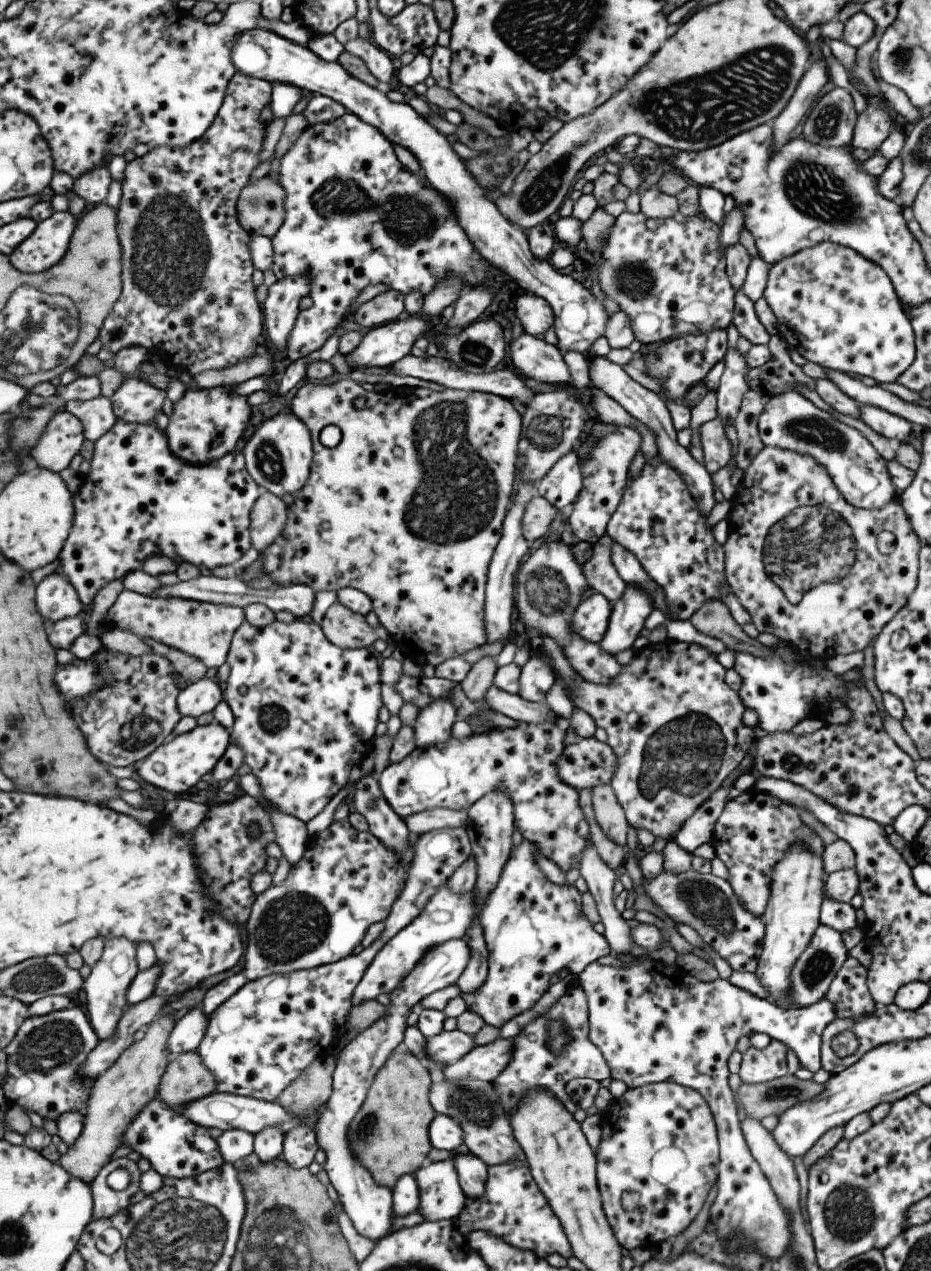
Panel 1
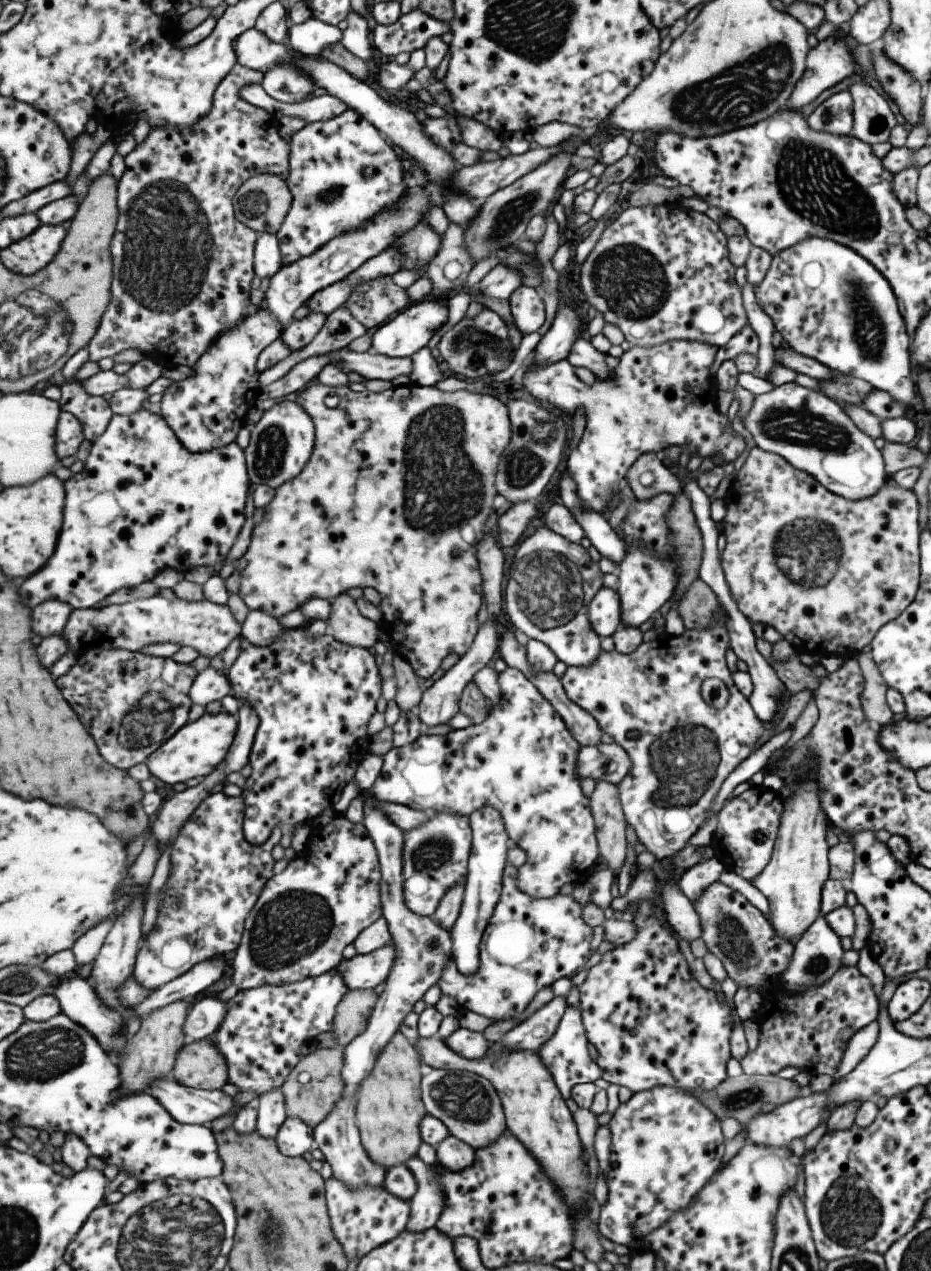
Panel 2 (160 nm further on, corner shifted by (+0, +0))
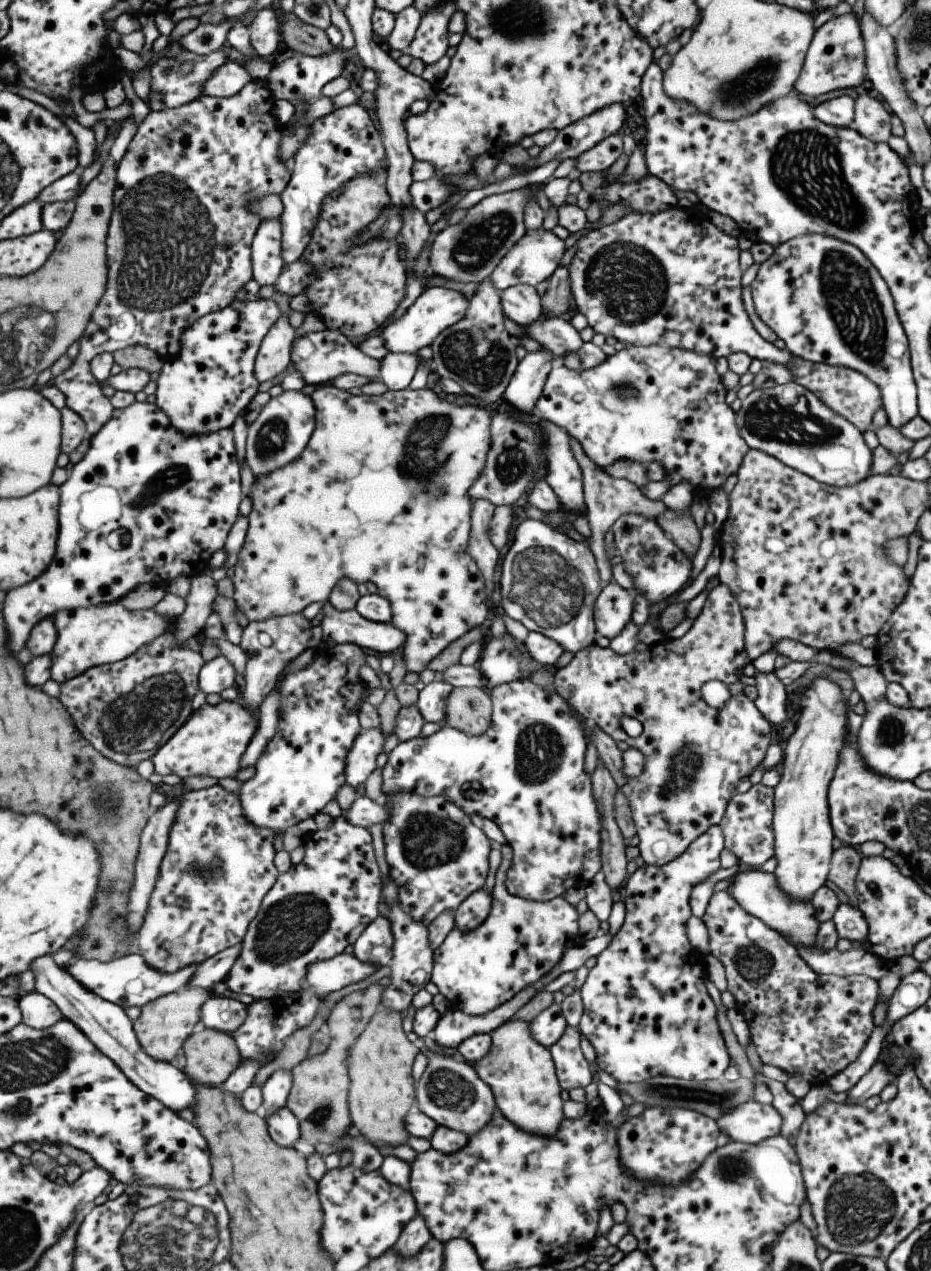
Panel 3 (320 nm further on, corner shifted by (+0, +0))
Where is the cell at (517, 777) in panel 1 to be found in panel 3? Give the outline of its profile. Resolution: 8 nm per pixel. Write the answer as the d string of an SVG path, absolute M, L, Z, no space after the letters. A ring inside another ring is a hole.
M527 679L500 684L487 689L491 695L492 714L491 728L481 736L472 737L463 735L461 731L451 727L442 727L435 730L428 737L415 737L403 741L392 753L388 754L387 764L383 768L383 790L386 795L396 792L407 791L410 793L425 795L426 797L443 797L456 803L466 815L477 814L482 818L493 821L493 824L501 831L506 840L506 846L512 850L510 866L504 880L505 888L514 897L530 901L548 901L559 897L568 888L584 888L589 884L594 874L600 871L600 812L596 800L592 795L590 774L584 769L584 752L586 751L586 738L584 737L584 726L582 722L572 713L570 706L557 693L547 692L541 685L533 684Z

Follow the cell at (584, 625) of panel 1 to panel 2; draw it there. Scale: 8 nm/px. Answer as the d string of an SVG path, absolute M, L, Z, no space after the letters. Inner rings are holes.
M602 586L588 602L586 613L592 629L600 639L611 636L621 624L617 591Z

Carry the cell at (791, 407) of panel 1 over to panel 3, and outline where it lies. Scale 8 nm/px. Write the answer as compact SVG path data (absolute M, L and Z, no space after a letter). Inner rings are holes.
M789 381L780 385L775 384L771 388L753 389L747 394L741 401L741 406L736 413L734 413L735 426L737 427L738 433L742 436L745 444L750 449L757 449L758 451L764 452L773 458L776 458L779 462L782 462L785 466L790 469L798 470L803 474L806 474L809 478L815 479L817 482L828 484L829 486L838 487L851 487L853 483L859 482L862 478L865 478L870 474L871 464L871 451L865 445L863 441L862 433L859 432L850 422L847 422L844 418L841 418L838 414L835 414L832 410L829 410L825 404L820 400L817 400L811 392L801 385L795 384L793 381Z

